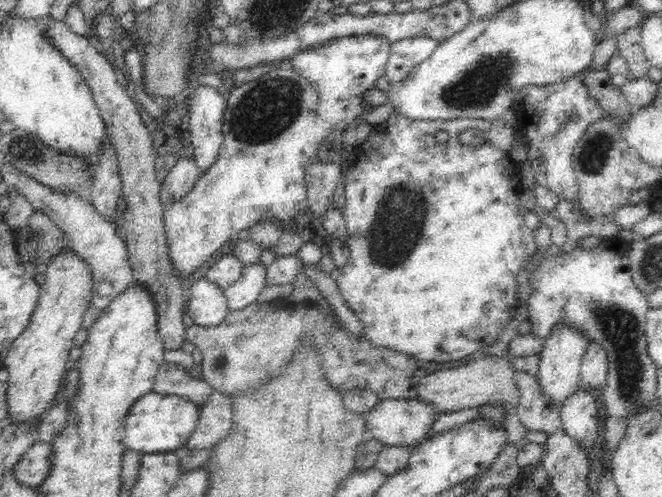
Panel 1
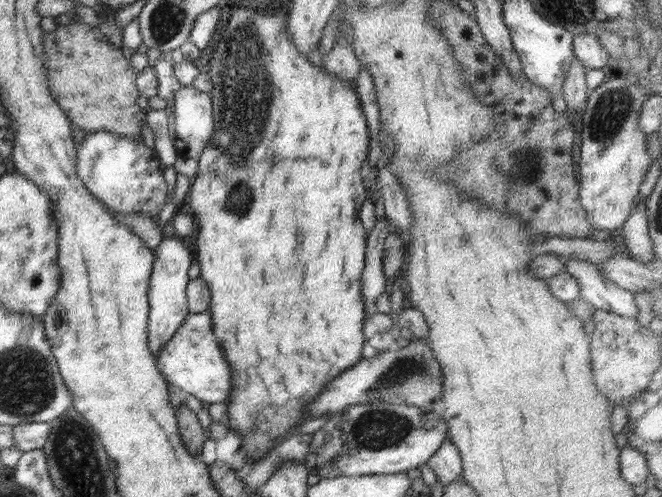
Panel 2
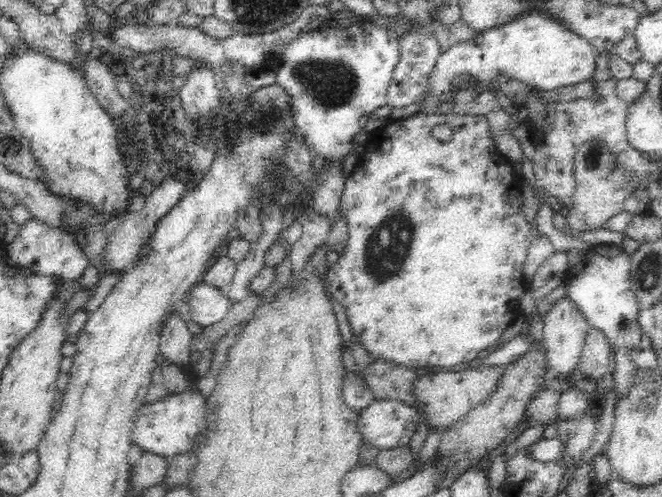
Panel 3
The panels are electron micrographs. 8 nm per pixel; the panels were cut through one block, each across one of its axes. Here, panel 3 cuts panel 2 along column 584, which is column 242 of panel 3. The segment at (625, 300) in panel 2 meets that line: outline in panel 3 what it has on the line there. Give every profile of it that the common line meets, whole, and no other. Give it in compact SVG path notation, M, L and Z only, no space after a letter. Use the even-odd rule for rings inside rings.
M270 201L266 206L260 204L262 219L262 234L258 240L250 241L248 256L237 262L237 272L230 284L227 297L233 302L244 300L250 295L251 283L256 279L265 268L264 256L267 250L277 242L277 238L284 228L282 223L283 214L280 206L276 206L276 201Z

